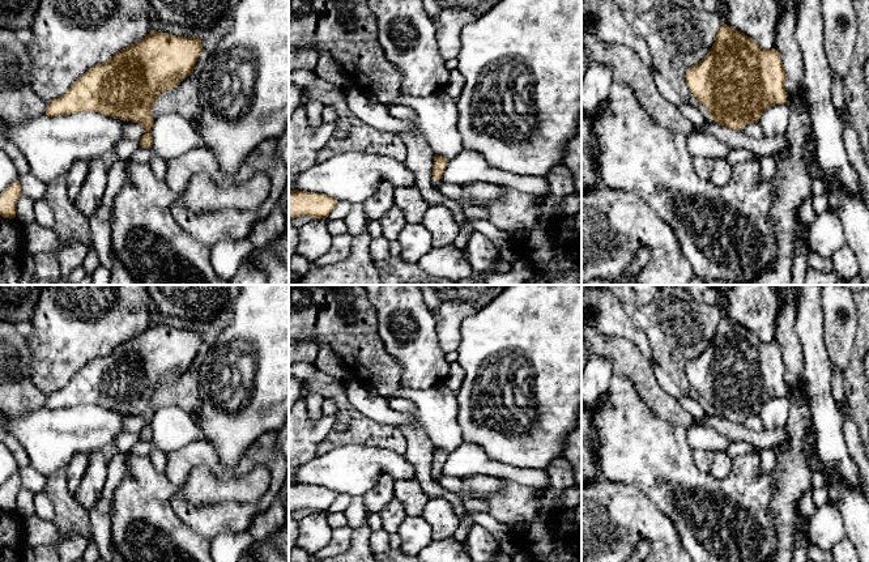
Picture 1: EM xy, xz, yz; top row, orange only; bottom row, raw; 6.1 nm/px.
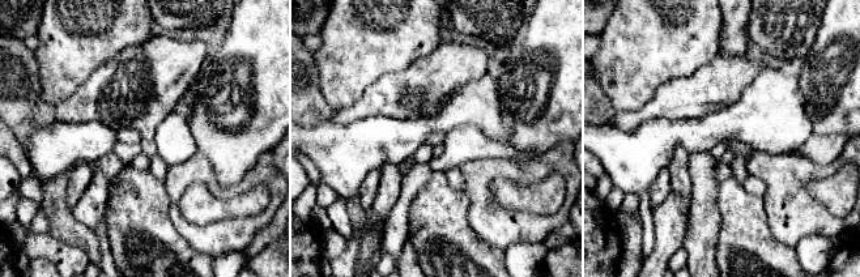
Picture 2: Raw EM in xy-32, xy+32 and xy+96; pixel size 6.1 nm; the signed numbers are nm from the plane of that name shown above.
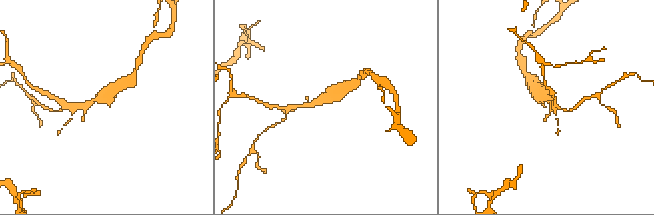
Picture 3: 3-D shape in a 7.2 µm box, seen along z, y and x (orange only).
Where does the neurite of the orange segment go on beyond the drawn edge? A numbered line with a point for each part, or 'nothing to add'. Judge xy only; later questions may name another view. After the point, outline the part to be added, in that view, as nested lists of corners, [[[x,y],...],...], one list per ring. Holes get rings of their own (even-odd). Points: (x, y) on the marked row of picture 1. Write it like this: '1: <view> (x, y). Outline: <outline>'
nothing to add

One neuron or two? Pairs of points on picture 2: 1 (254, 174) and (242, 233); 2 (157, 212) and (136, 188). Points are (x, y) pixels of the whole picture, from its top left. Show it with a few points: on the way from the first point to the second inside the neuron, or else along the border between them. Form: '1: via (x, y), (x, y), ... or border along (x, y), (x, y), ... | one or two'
1: via (271, 184), (275, 188), (275, 204), (259, 221) | one
2: via (152, 207), (139, 194) | one

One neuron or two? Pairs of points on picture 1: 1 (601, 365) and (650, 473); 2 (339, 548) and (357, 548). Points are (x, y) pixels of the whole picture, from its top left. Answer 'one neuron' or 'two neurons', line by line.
1: two neurons
2: two neurons

